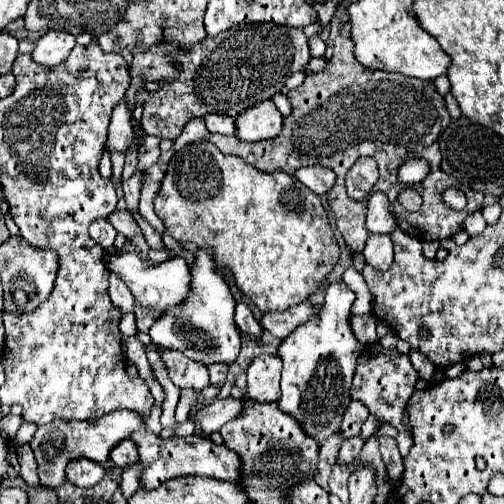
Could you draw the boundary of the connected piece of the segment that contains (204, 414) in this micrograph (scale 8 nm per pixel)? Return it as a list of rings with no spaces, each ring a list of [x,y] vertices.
[[[231,396],[223,398],[223,400],[217,398],[197,412],[197,420],[199,420],[203,434],[209,436],[209,434],[217,432],[223,424],[239,418],[243,412],[245,412],[245,400],[237,400]]]

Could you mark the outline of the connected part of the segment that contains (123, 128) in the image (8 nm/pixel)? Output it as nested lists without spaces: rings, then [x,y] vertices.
[[[119,102],[113,110],[111,124],[109,124],[109,140],[107,140],[107,152],[123,152],[127,154],[129,144],[133,140],[133,130],[129,122],[129,112],[125,102]]]

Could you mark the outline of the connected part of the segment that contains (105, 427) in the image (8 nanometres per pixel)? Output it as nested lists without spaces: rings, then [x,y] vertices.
[[[115,410],[93,422],[53,420],[45,426],[39,426],[39,430],[35,432],[31,440],[31,448],[35,452],[35,460],[39,466],[37,470],[39,470],[41,484],[47,488],[61,486],[65,482],[65,466],[69,460],[75,460],[75,458],[89,458],[103,464],[105,460],[109,460],[111,448],[119,444],[121,440],[129,438],[131,432],[135,432],[139,426],[141,426],[141,420],[137,418],[135,412],[129,412],[129,410]]]

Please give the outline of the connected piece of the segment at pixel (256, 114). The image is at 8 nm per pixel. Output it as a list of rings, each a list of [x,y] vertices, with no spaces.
[[[263,100],[261,104],[255,104],[253,108],[247,108],[237,116],[235,136],[243,142],[259,142],[275,138],[281,132],[283,116],[275,108],[271,100]]]

